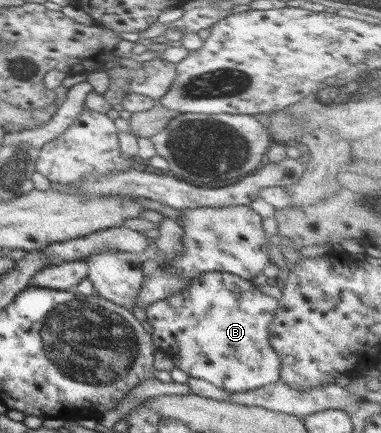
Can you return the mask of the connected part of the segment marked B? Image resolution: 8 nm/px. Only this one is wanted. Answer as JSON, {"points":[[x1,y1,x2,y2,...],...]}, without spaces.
{"points":[[204,272,198,275,195,275,193,278,190,278,190,284,186,288,182,288,180,292,158,300,143,309,146,314,146,321,150,323,152,327,151,341,155,348,163,352,168,358,172,359,174,368,178,368,180,371,186,373,188,378,201,379,204,380,216,388,220,388,225,392,242,392,250,391,252,389,260,388,272,383,275,383,279,380,279,360,278,357,274,354,274,351,271,351,271,348,267,343,267,333,268,326,272,321,274,311,276,311,277,301,272,298,272,296,266,296,253,286,249,280,242,279,237,275,232,275,230,273,224,272]]}

